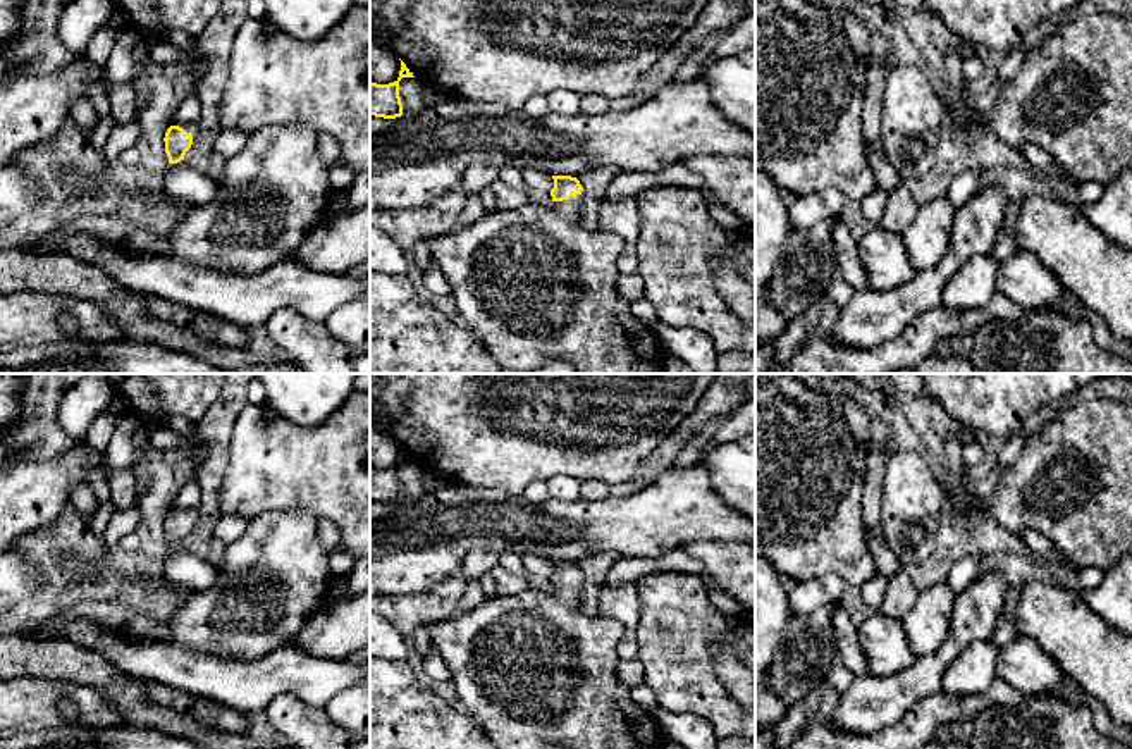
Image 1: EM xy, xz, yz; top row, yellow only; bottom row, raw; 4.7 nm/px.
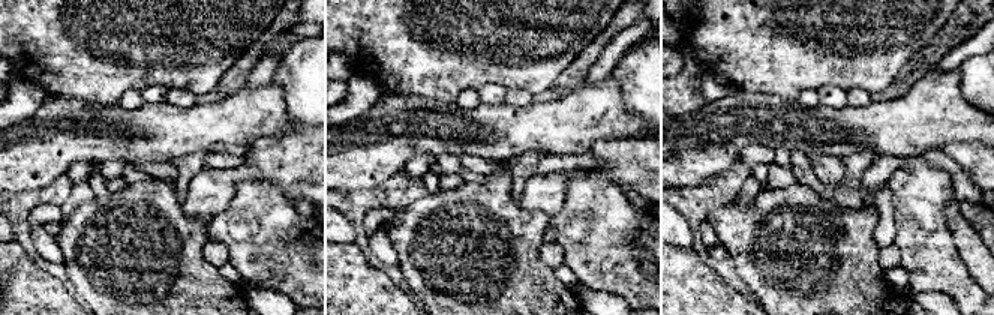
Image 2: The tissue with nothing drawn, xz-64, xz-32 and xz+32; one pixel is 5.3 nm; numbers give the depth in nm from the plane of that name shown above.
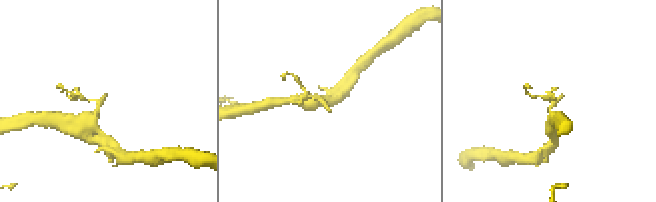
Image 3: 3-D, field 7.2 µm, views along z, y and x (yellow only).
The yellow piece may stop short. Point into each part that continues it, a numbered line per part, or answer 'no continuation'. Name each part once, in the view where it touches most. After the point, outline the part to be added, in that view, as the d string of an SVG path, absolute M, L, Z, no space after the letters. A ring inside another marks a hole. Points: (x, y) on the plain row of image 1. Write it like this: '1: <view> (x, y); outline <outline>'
1: xz (534, 672); outline M581 580L552 592L526 589L513 596L487 597L468 613L428 623L432 646L451 670L456 692L497 749L664 749L661 727L652 713L630 697L618 678L618 642L624 628L618 620L578 611Z

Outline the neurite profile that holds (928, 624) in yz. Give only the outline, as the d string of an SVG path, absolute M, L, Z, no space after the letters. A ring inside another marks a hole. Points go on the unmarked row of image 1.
M944 582L919 591L917 601L901 620L908 644L917 656L934 654L951 627L957 592Z

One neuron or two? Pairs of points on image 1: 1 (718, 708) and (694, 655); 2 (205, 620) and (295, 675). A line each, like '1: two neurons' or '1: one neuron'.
1: one neuron
2: two neurons

